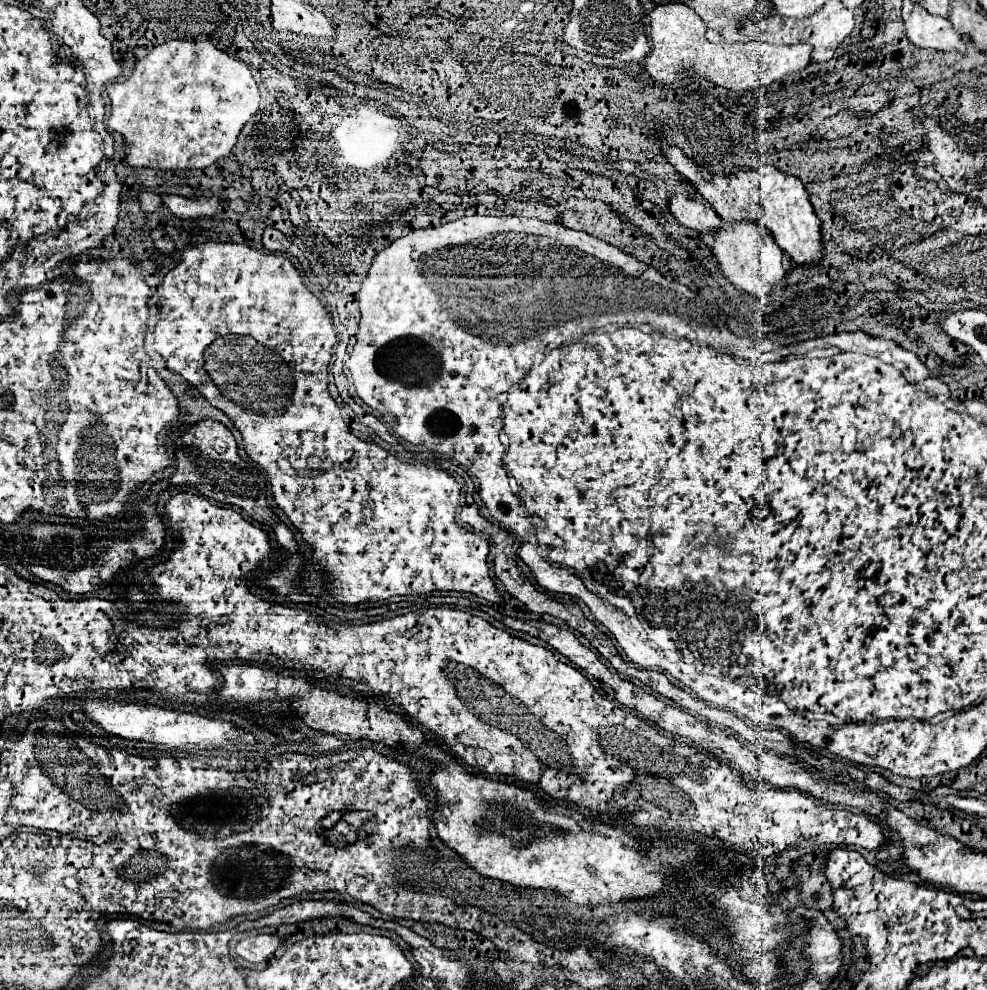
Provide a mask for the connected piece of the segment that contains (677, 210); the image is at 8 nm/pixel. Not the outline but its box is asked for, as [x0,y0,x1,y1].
[668,194,722,234]

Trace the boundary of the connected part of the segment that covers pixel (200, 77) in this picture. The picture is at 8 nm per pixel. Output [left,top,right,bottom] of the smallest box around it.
[108,40,260,170]

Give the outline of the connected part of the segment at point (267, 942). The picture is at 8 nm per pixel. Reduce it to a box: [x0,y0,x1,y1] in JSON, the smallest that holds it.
[236,934,282,964]

